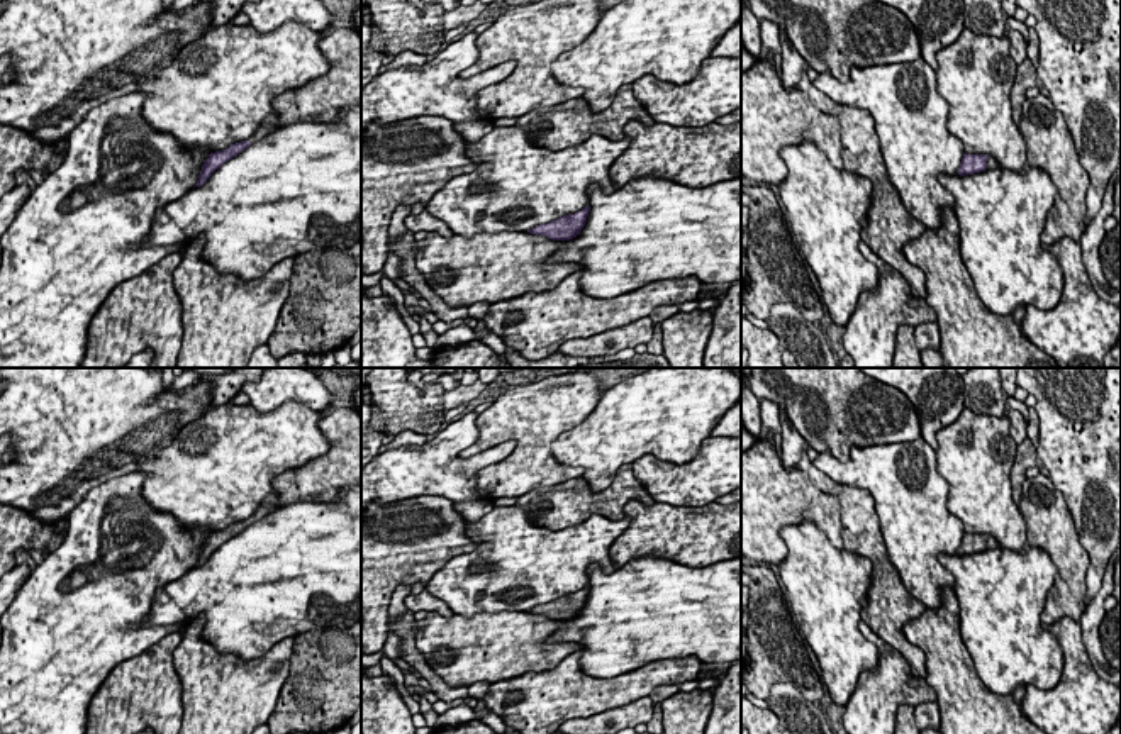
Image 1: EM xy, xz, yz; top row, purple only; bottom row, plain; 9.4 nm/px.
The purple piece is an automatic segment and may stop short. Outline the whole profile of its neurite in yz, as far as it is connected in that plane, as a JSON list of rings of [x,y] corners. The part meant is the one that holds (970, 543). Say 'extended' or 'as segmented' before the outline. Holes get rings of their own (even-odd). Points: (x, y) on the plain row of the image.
extended | [[[963,532],[963,537],[958,548],[958,554],[960,556],[975,554],[980,551],[996,549],[996,548],[999,548],[999,542],[992,536]]]

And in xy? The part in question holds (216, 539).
as segmented | [[[241,520],[241,522],[231,524],[224,531],[210,532],[202,544],[202,551],[198,554],[195,566],[202,566],[212,556],[215,549],[219,549],[224,542],[236,537],[241,531],[244,531],[249,525],[251,525],[249,520]]]

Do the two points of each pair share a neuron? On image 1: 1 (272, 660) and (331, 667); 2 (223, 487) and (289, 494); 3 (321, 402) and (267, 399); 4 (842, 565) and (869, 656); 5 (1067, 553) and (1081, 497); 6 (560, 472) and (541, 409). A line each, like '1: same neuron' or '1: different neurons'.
1: different neurons
2: different neurons
3: same neuron
4: same neuron
5: different neurons
6: same neuron

